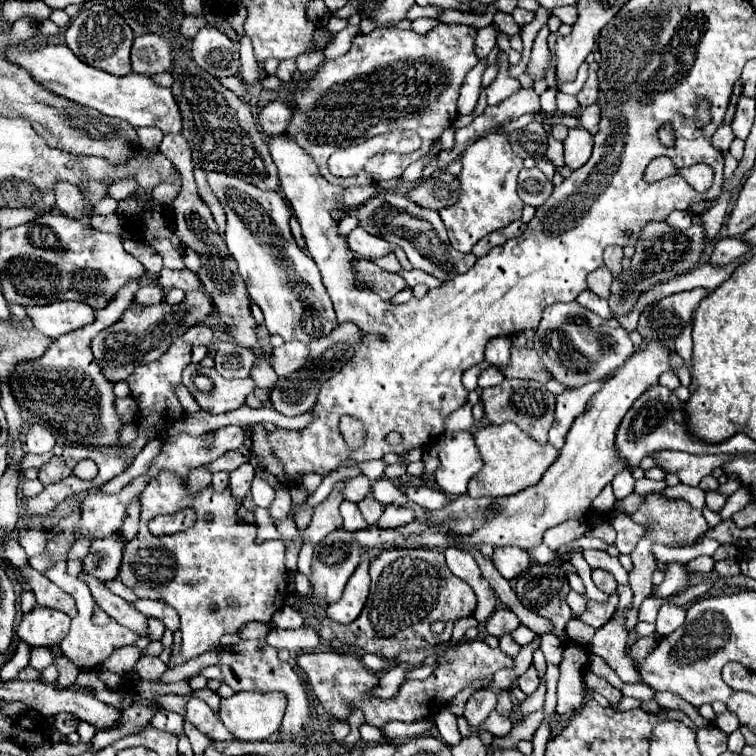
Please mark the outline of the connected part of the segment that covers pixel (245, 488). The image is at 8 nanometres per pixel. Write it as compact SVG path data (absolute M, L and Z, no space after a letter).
M244 463L236 471L230 473L230 485L228 487L232 491L232 499L238 505L242 505L246 495L250 493L250 483L252 483L254 475L256 475L256 471L254 471L254 467L250 463Z

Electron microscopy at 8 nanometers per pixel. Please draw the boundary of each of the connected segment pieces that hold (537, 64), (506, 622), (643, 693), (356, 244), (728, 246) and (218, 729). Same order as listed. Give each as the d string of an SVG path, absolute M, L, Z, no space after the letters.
M542 27L538 37L534 39L534 47L532 47L532 55L530 55L530 63L528 63L528 73L536 79L546 75L548 69L548 45L546 45L546 37L548 37L548 27Z
M498 609L492 613L492 617L486 621L486 631L494 637L502 637L506 633L512 633L520 625L518 617L510 609Z
M634 683L634 685L622 685L622 695L624 697L636 697L636 699L652 699L654 697L654 691L648 687L648 685L644 685L644 683Z
M356 227L354 231L350 231L346 235L346 241L348 241L348 247L356 253L360 253L364 259L372 259L372 257L382 257L382 255L388 255L392 251L390 243L380 239L380 237L374 237L370 235L368 231Z
M726 237L716 243L712 257L710 257L710 265L712 267L726 267L726 265L738 261L740 257L746 257L748 253L750 253L750 247L748 247L748 243L744 243L744 239Z
M188 697L185 718L196 728L201 728L204 735L210 735L212 741L232 740L232 733L222 725L214 711L198 697Z

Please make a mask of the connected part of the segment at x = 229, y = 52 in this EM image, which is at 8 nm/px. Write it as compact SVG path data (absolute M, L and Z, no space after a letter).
M202 27L192 39L192 59L212 77L236 75L240 69L238 45L216 27Z

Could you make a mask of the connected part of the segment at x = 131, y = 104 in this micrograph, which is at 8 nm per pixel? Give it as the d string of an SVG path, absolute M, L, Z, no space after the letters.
M28 45L10 47L4 51L6 59L24 67L36 81L40 81L44 87L48 87L52 93L58 93L66 99L72 99L80 105L98 109L100 113L108 117L118 117L128 121L132 127L152 125L158 127L164 133L180 133L182 131L182 117L180 109L176 105L176 99L172 97L170 87L156 85L152 77L128 73L124 77L116 77L110 73L104 73L102 69L90 67L82 63L66 45L46 45L42 49L30 49Z

